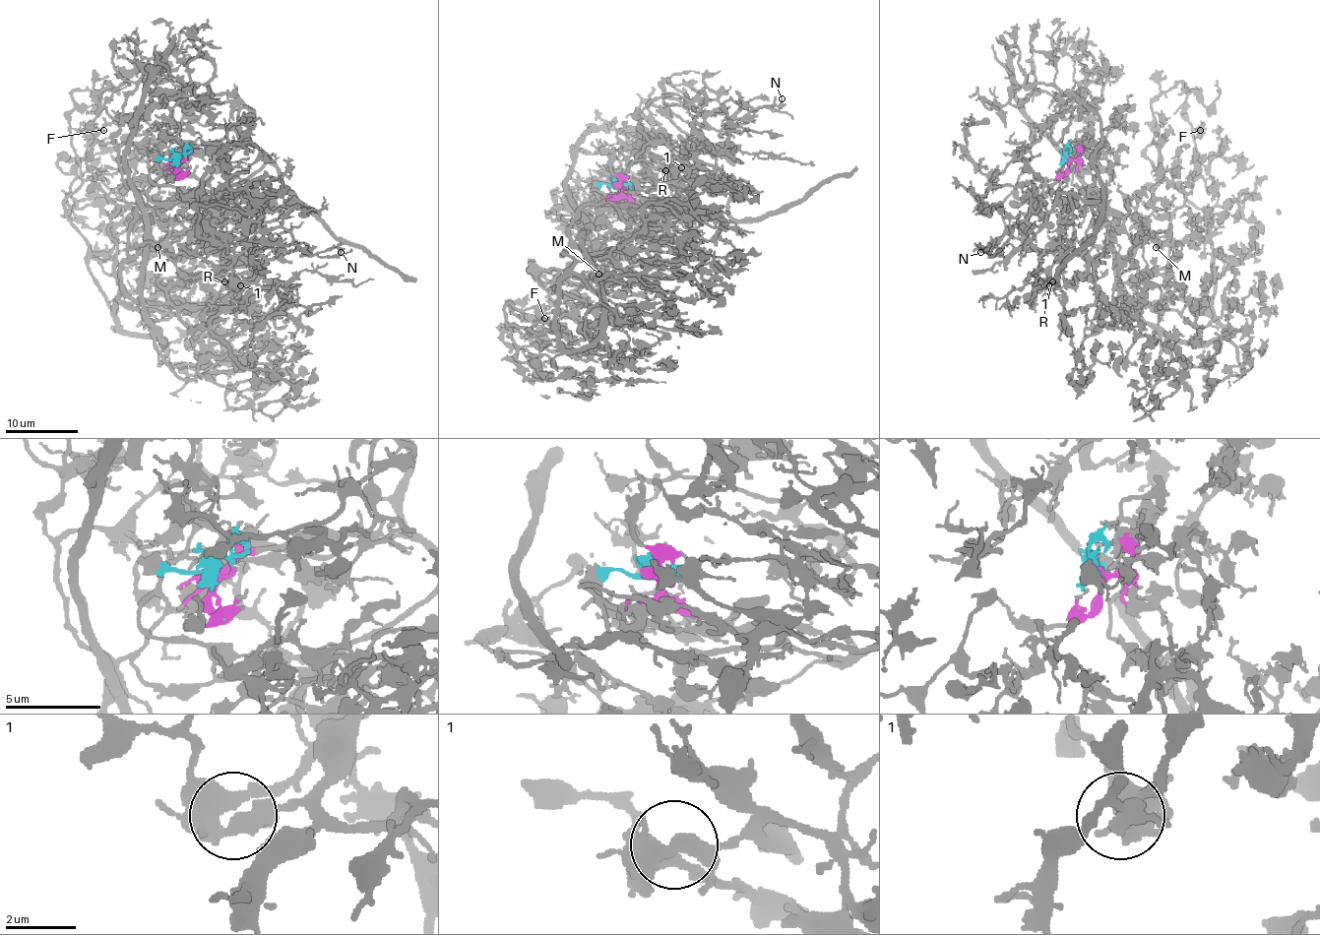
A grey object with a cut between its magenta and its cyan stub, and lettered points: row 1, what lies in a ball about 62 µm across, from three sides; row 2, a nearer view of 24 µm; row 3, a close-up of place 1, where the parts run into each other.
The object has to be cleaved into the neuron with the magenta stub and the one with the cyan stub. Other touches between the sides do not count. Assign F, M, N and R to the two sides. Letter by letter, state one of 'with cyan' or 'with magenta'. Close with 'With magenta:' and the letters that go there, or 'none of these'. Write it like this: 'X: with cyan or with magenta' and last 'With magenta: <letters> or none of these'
F: with cyan
M: with cyan
N: with magenta
R: with magenta
With magenta: N, R

